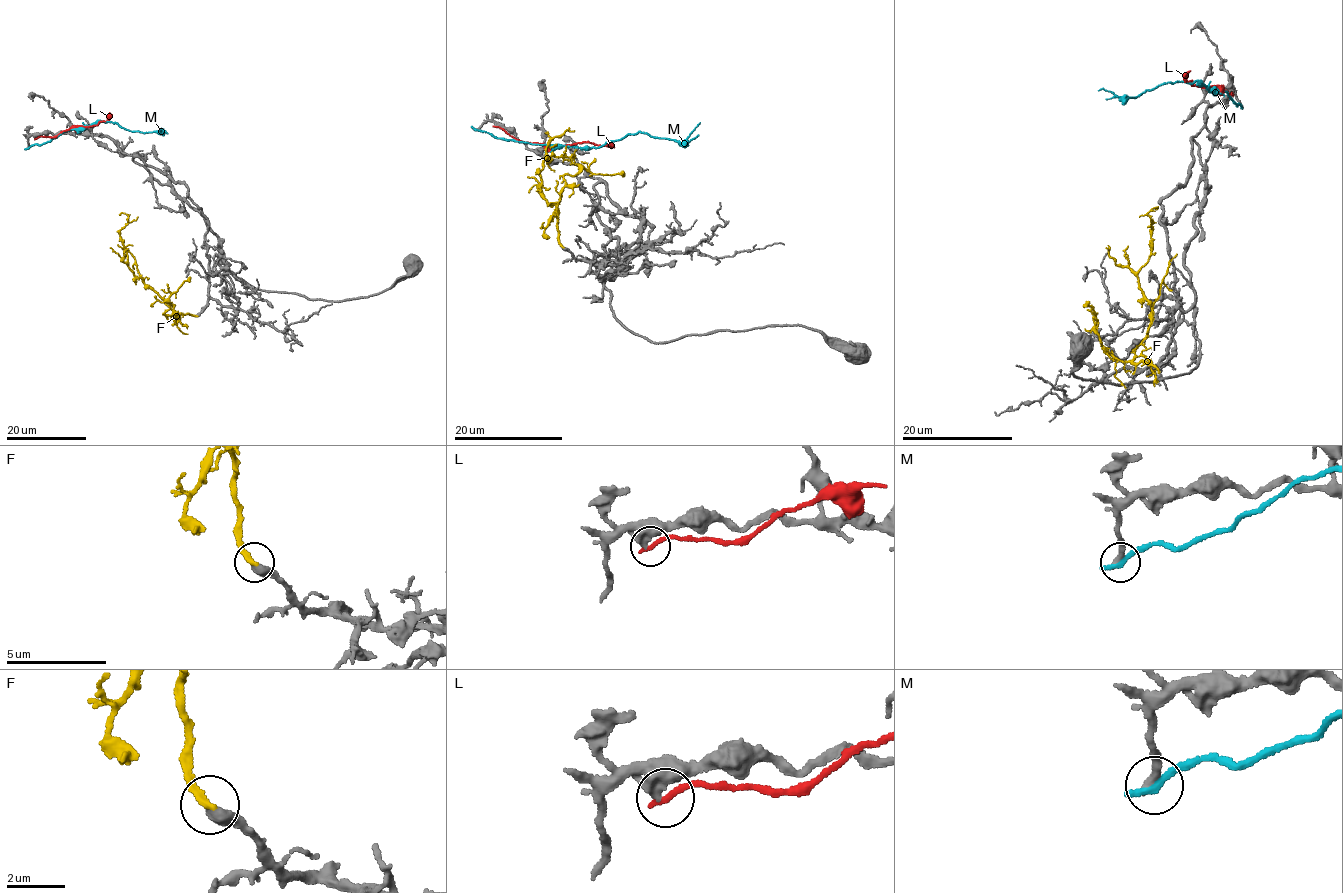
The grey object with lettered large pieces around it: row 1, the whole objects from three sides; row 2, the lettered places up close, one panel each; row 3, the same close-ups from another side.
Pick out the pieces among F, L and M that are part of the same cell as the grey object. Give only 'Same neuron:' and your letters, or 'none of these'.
Same neuron: F

